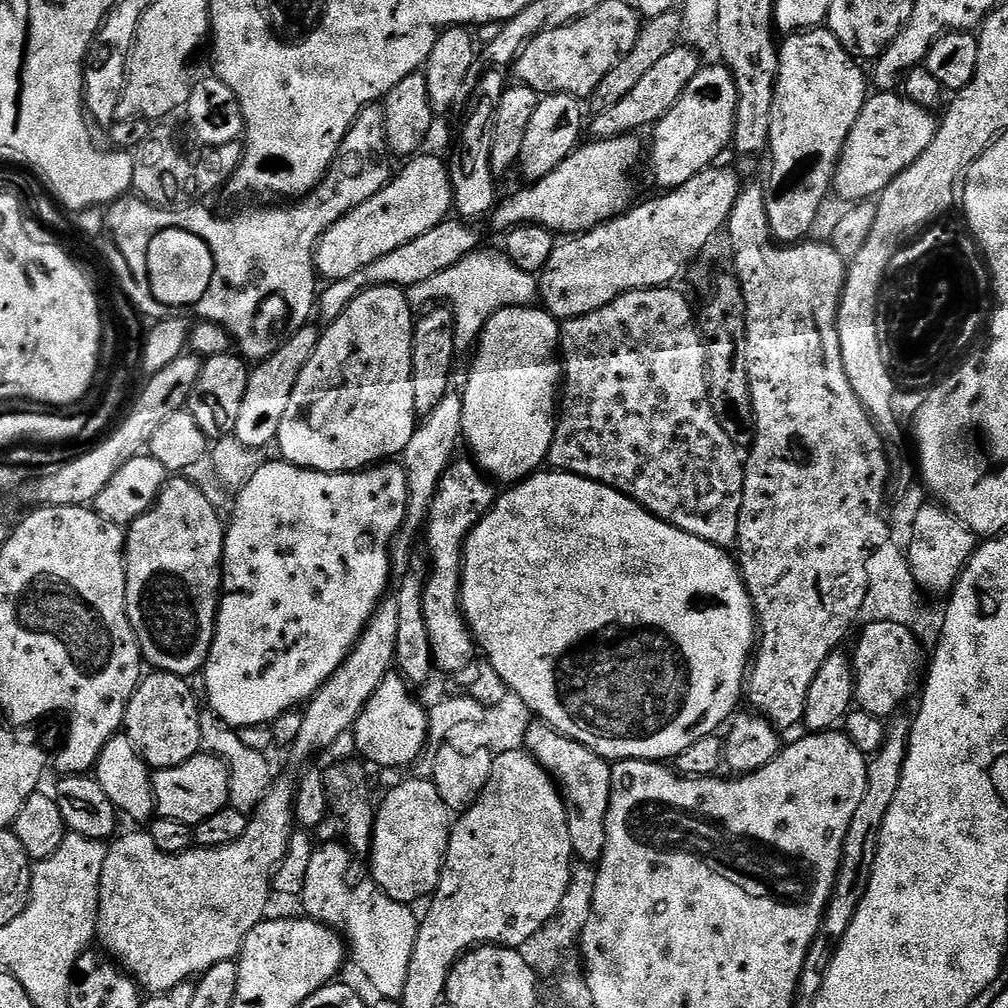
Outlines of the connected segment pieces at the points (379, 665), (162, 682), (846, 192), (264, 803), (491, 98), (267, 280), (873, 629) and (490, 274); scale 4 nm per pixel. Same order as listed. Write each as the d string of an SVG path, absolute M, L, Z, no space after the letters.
M385 598L369 618L364 633L348 653L342 666L307 701L303 709L302 730L290 752L300 760L308 760L315 752L328 748L339 736L353 731L356 719L362 714L366 702L378 690L382 678L386 678L394 668L396 659L396 639L398 638L398 602Z
M153 671L152 676L145 675L141 679L135 694L130 698L128 709L124 715L123 731L130 738L132 745L140 751L140 756L149 766L149 769L159 770L173 768L201 751L199 740L199 718L202 704L196 701L192 688L183 676L175 676L169 672Z
M877 91L869 95L862 114L850 130L840 166L836 169L835 191L841 192L848 202L868 202L879 197L884 187L902 170L906 170L930 146L938 124L929 109L916 105L896 92Z
M277 779L271 785L271 788L256 805L252 814L248 816L248 825L246 826L246 832L242 834L242 838L238 838L221 848L196 846L187 852L179 852L177 856L171 856L162 850L158 850L158 846L154 846L154 838L144 830L128 832L124 837L121 835L111 841L108 857L102 866L102 878L100 879L100 910L96 913L96 940L98 944L101 944L99 947L111 959L115 960L145 993L165 992L179 984L189 983L193 978L210 971L214 966L218 966L218 962L235 961L242 950L246 934L250 934L250 930L254 930L254 926L258 926L260 921L265 919L267 912L264 911L268 908L268 895L272 896L274 892L273 872L283 862L283 858L287 854L288 844L291 842L294 833L294 784L293 781L279 780Z
M488 70L480 80L476 93L472 96L472 109L468 112L468 121L464 124L464 133L460 136L460 145L456 148L456 157L450 160L452 173L452 202L457 217L468 222L477 222L489 215L498 203L496 184L492 170L492 139L494 138L494 118L498 110L500 96L504 93L505 73L500 70Z
M369 106L358 114L342 142L340 153L328 167L316 191L308 193L299 202L289 203L292 204L289 208L252 208L249 212L238 213L233 220L227 220L215 211L208 216L184 216L184 234L176 230L163 232L172 226L172 210L165 210L158 216L158 224L162 230L160 238L170 238L172 246L172 262L170 270L166 270L170 276L166 276L164 282L156 282L152 292L156 292L164 304L172 304L168 312L174 312L176 318L192 311L197 321L208 321L224 327L233 341L238 342L239 351L249 361L267 360L279 350L293 330L307 325L312 320L312 314L314 316L318 304L316 245L324 232L347 215L350 209L362 206L362 202L374 198L374 194L381 192L391 182L394 175L392 163L394 160L386 138L383 107Z
M872 621L871 623L865 623L863 625L864 633L860 636L860 641L856 644L856 656L854 652L854 668L855 668L855 678L856 678L856 694L854 697L855 703L859 705L861 709L865 712L869 712L871 716L878 716L881 718L889 718L896 713L900 712L901 709L905 707L904 703L908 700L908 695L912 692L912 687L916 684L916 675L921 675L922 666L920 670L920 640L915 636L913 629L909 627L907 624L899 624L898 622L890 622L890 621Z
M474 251L454 266L442 270L442 274L434 274L434 278L426 278L426 282L418 282L407 289L406 295L413 305L432 306L443 302L451 309L457 349L471 349L479 341L486 322L498 310L527 308L537 303L540 295L537 277L531 272L518 270L507 255L497 252Z

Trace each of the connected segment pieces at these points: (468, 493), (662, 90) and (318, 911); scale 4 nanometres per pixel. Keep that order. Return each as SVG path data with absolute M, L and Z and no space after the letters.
M453 459L438 482L436 497L428 510L426 536L428 532L427 559L430 561L430 571L424 581L424 617L428 623L434 664L439 671L441 668L444 672L467 673L474 664L472 631L460 608L460 570L468 536L496 502L498 492L492 487L493 481L486 478L471 459Z
M681 46L670 50L670 54L666 54L666 58L661 58L650 71L638 81L638 86L634 86L634 90L630 90L630 94L626 94L626 98L622 98L622 102L614 102L614 106L609 108L601 108L595 114L596 117L591 117L590 132L592 128L592 136L598 140L609 140L615 136L627 136L629 134L639 133L639 128L647 129L649 126L655 125L657 120L670 110L670 106L674 106L674 102L678 102L678 98L682 98L682 94L686 90L686 86L690 86L690 82L696 74L700 72L702 61L695 47Z
M328 842L313 849L298 900L302 902L303 913L309 919L335 928L345 938L351 961L353 958L375 995L399 1001L406 986L419 917L409 905L394 901L379 890L370 878L366 878L354 891L348 880L354 858L351 851L343 843L340 844Z

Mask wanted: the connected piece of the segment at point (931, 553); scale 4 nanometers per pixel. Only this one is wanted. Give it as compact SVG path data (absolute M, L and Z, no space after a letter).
M928 502L917 516L913 525L913 538L906 551L909 568L915 583L926 593L951 593L956 581L964 573L972 555L976 553L978 537L976 533L951 513L941 503Z

